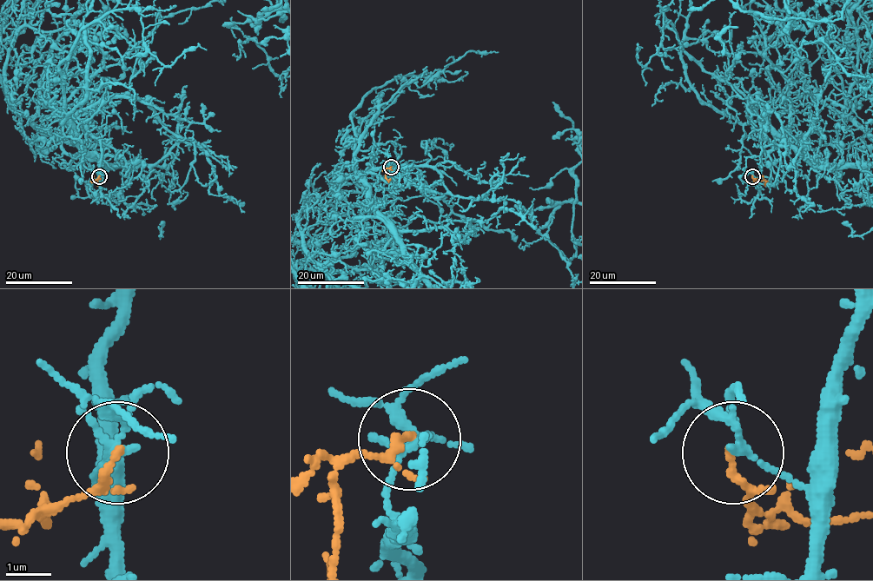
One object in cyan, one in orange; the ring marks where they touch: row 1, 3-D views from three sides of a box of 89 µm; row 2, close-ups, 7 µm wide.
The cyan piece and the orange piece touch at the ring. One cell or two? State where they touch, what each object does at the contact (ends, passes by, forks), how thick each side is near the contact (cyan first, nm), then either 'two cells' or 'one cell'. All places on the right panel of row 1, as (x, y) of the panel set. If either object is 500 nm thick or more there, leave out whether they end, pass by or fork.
place (752, 176); cyan forks; orange passes by; calibres 130 and 130 nm; two cells

